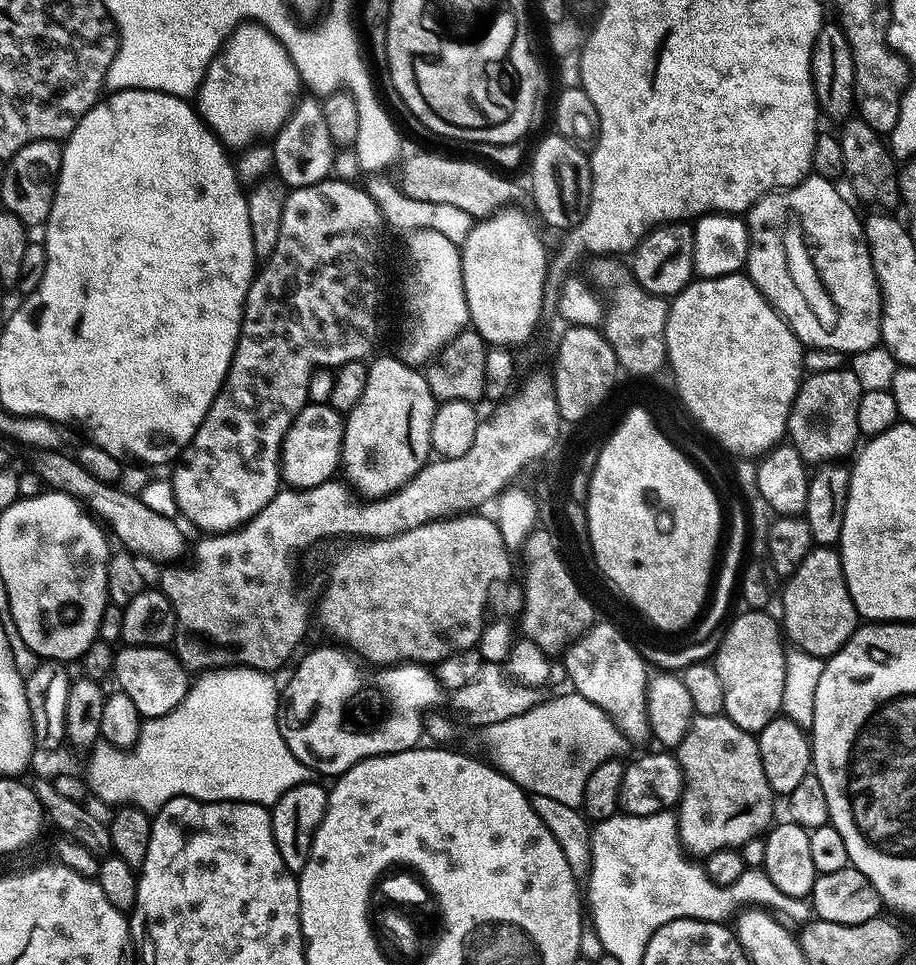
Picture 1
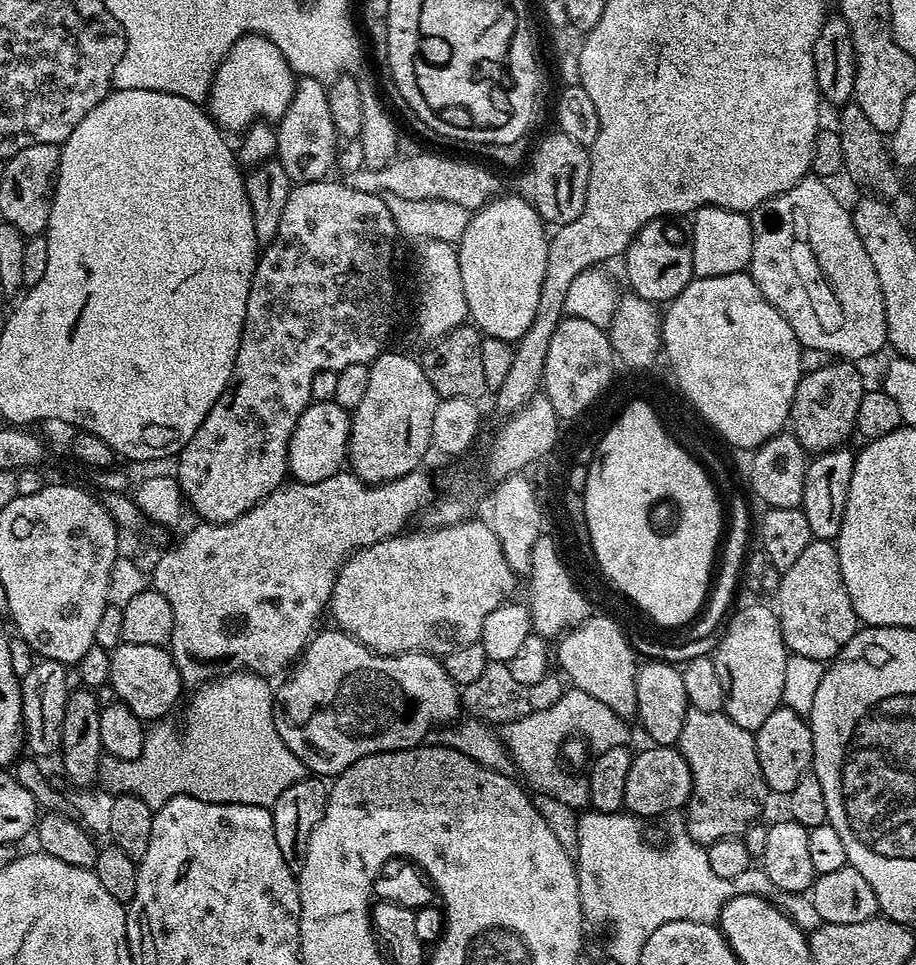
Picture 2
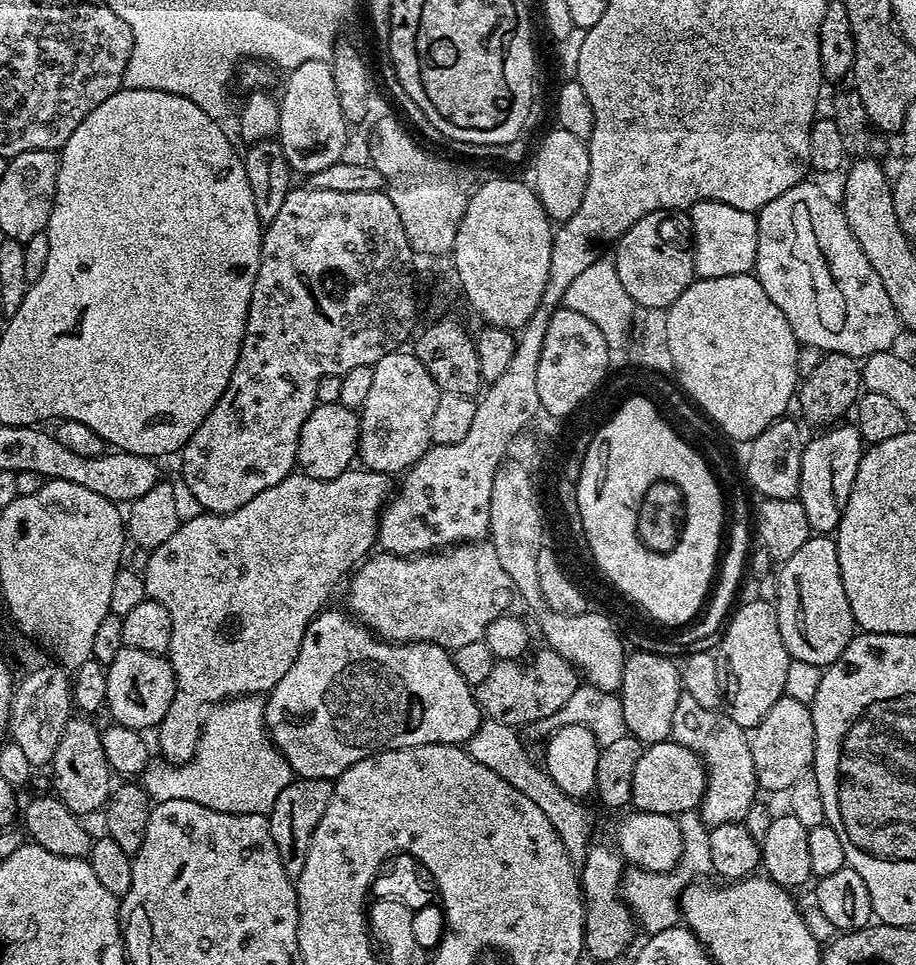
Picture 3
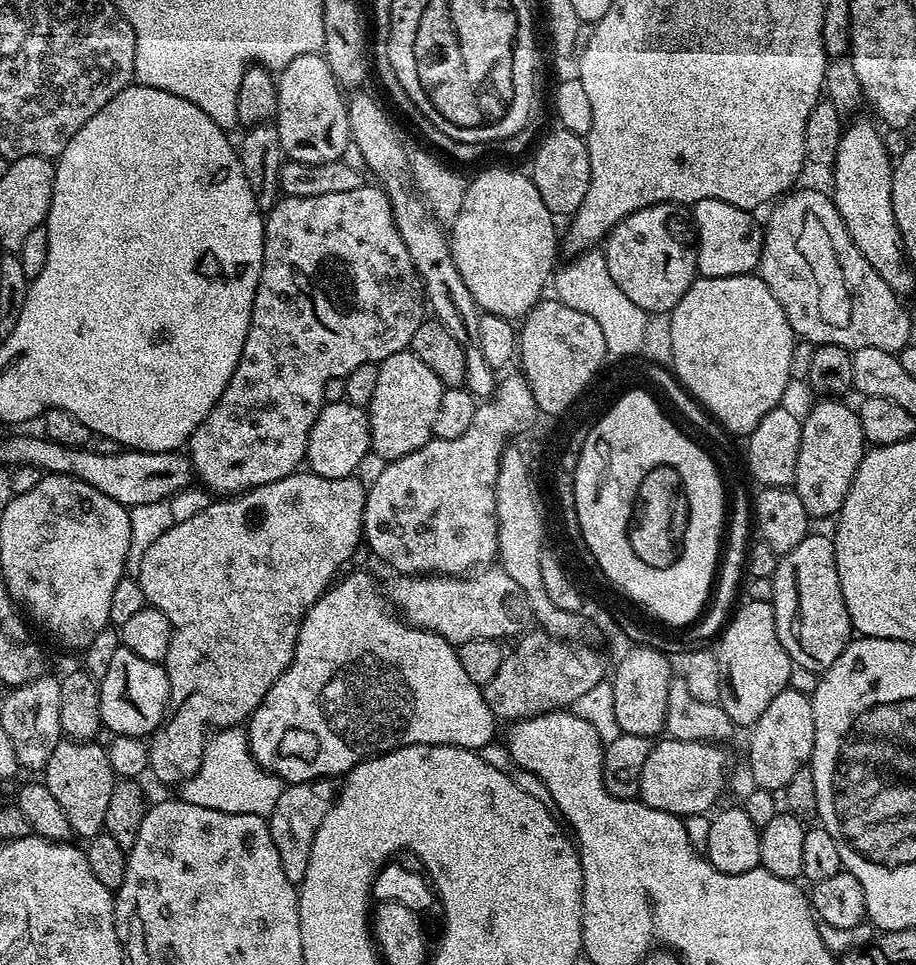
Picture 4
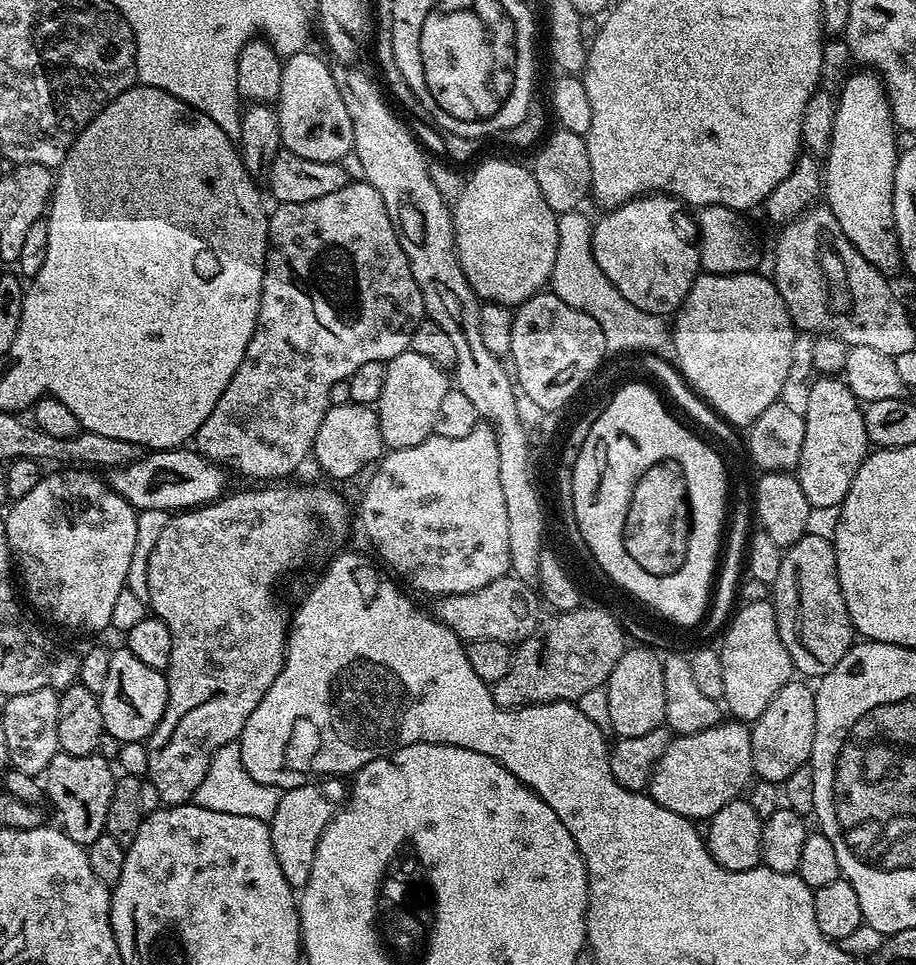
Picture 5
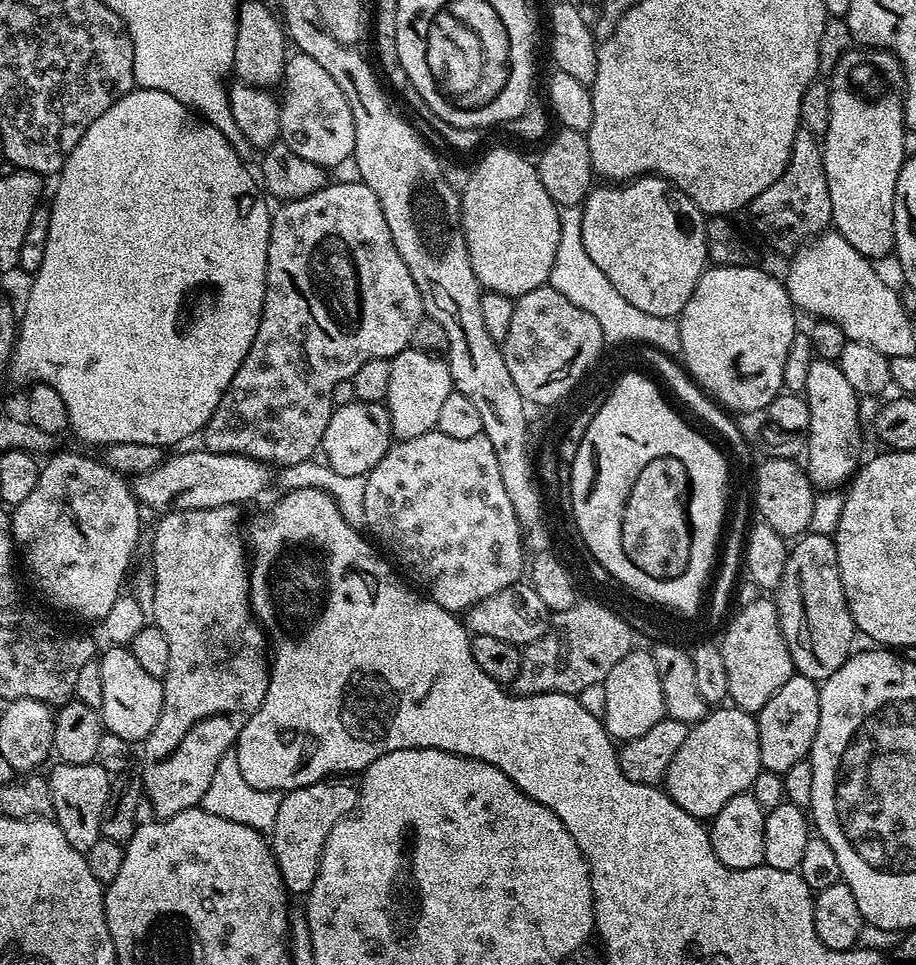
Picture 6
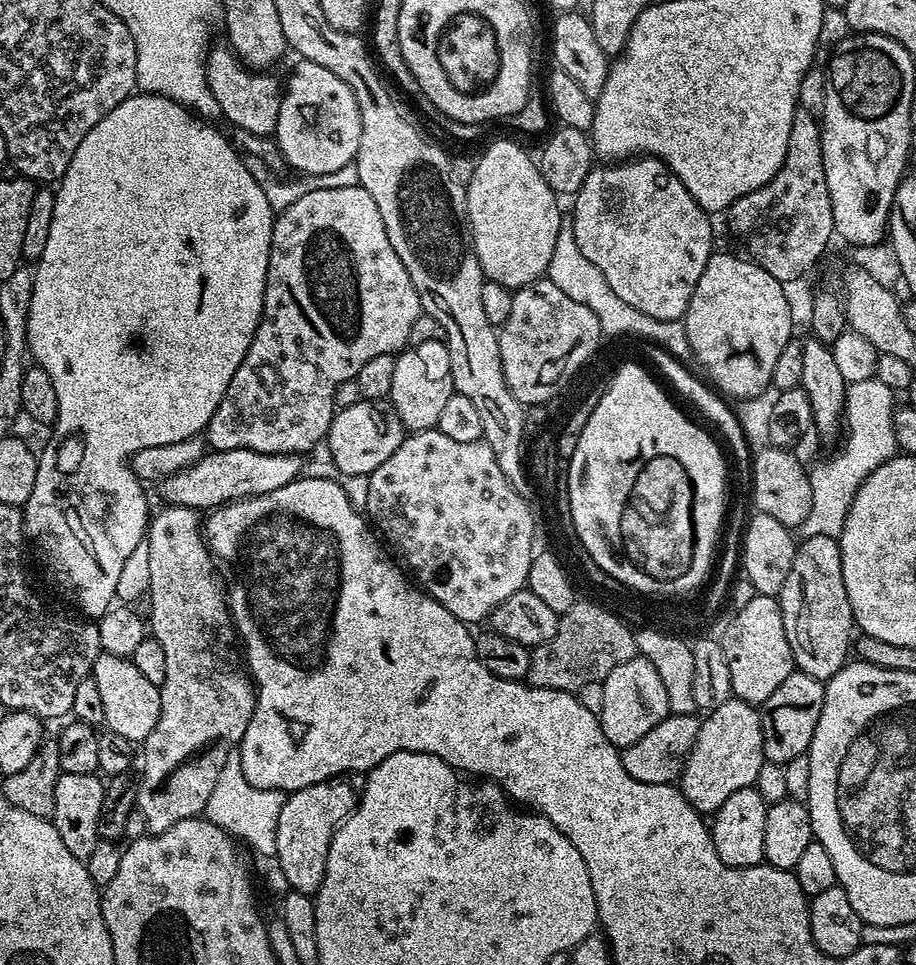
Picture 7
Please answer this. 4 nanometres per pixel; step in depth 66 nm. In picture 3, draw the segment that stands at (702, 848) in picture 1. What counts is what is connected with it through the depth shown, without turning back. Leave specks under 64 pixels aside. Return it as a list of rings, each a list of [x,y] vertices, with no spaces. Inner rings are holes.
[[[683,694],[678,698],[670,739],[698,754],[704,763],[708,784],[704,787],[698,815],[709,826],[743,821],[751,804],[758,800],[754,758],[750,758],[748,738],[749,733],[730,719],[727,711],[701,706],[695,698]]]

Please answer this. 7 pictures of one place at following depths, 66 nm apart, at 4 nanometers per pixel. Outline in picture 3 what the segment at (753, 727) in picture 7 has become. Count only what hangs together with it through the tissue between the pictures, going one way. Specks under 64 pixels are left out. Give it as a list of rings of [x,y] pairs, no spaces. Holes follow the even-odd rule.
[[[670,738],[649,744],[638,758],[638,766],[634,766],[631,807],[637,812],[679,817],[699,809],[707,784],[708,774],[698,754]]]

